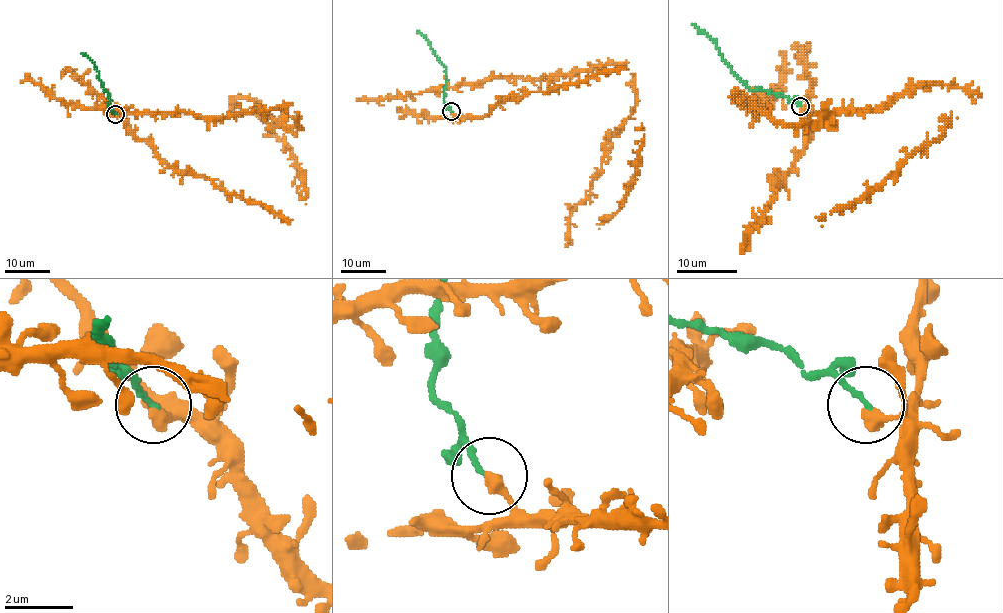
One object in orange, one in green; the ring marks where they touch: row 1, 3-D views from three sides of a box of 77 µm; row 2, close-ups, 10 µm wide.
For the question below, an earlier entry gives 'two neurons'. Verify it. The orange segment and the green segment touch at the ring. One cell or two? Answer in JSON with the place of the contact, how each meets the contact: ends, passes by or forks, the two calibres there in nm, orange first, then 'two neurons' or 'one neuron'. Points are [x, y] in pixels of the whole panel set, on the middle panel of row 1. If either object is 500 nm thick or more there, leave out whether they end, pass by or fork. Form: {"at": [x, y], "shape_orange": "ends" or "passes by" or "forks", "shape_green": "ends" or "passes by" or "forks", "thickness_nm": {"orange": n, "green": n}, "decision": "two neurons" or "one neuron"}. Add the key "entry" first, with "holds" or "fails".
{"entry": "holds", "at": [451, 111], "shape_orange": "ends", "shape_green": "ends", "thickness_nm": {"orange": 400, "green": 160}, "decision": "two neurons"}

